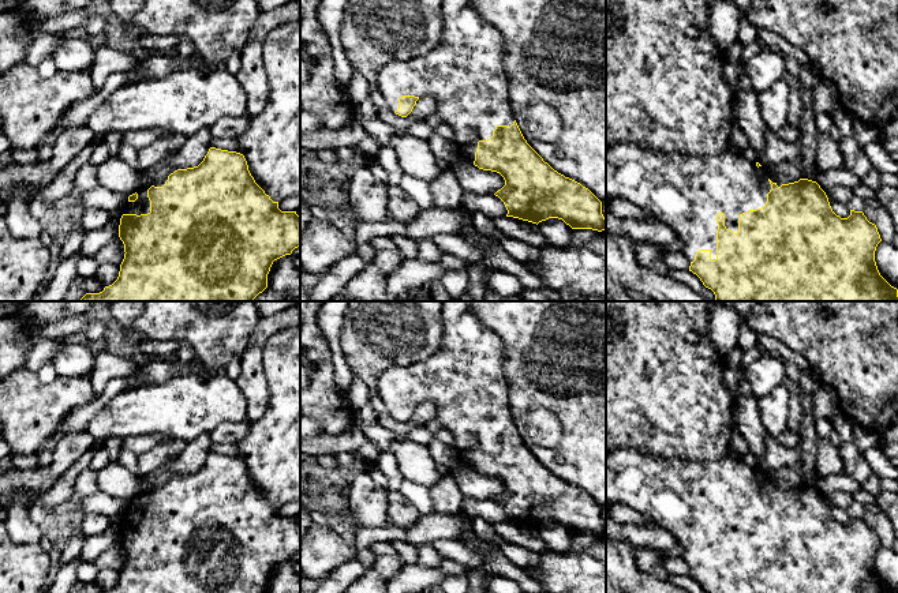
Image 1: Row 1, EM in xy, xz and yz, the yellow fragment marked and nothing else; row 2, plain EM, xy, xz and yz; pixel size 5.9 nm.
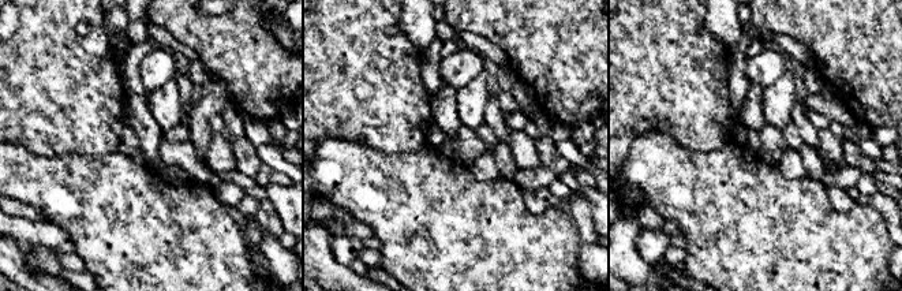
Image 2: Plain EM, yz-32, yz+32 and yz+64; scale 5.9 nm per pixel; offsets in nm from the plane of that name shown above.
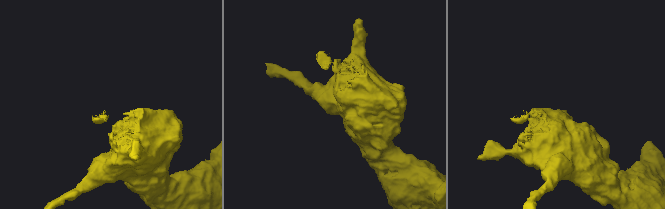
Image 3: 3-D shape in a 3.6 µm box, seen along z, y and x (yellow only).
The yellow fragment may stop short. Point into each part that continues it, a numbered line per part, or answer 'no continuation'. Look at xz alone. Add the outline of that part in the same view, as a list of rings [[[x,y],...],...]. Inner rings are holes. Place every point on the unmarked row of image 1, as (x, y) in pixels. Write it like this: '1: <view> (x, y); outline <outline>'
1: xz (464, 379); outline [[[442,301],[444,338],[439,350],[426,361],[409,367],[394,365],[383,371],[378,379],[378,394],[389,413],[399,414],[401,401],[430,401],[437,406],[435,420],[453,435],[452,447],[459,453],[464,468],[474,469],[479,446],[493,442],[497,431],[510,432],[515,421],[509,409],[509,389],[504,374],[505,350],[502,341],[472,312],[472,301]]]

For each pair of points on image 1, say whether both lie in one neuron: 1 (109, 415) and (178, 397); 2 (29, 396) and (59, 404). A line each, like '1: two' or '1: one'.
1: one
2: one

